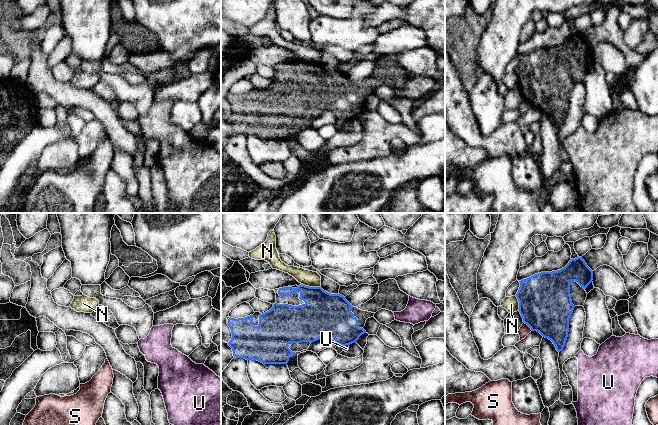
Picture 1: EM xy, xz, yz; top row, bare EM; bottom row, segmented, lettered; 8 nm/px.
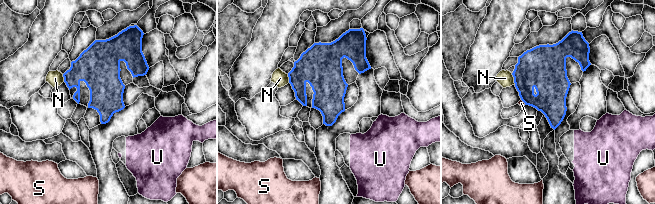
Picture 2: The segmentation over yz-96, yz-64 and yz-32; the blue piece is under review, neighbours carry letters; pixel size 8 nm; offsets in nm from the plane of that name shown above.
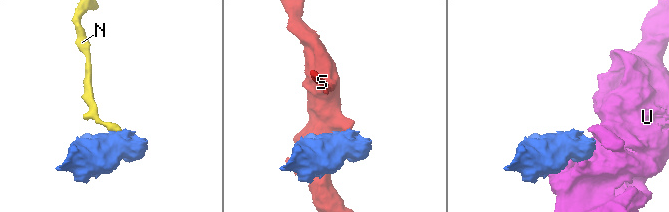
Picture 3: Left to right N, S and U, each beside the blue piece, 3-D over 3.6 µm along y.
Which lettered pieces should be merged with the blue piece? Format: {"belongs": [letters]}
{"belongs": []}

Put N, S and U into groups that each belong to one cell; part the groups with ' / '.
N / S / U

